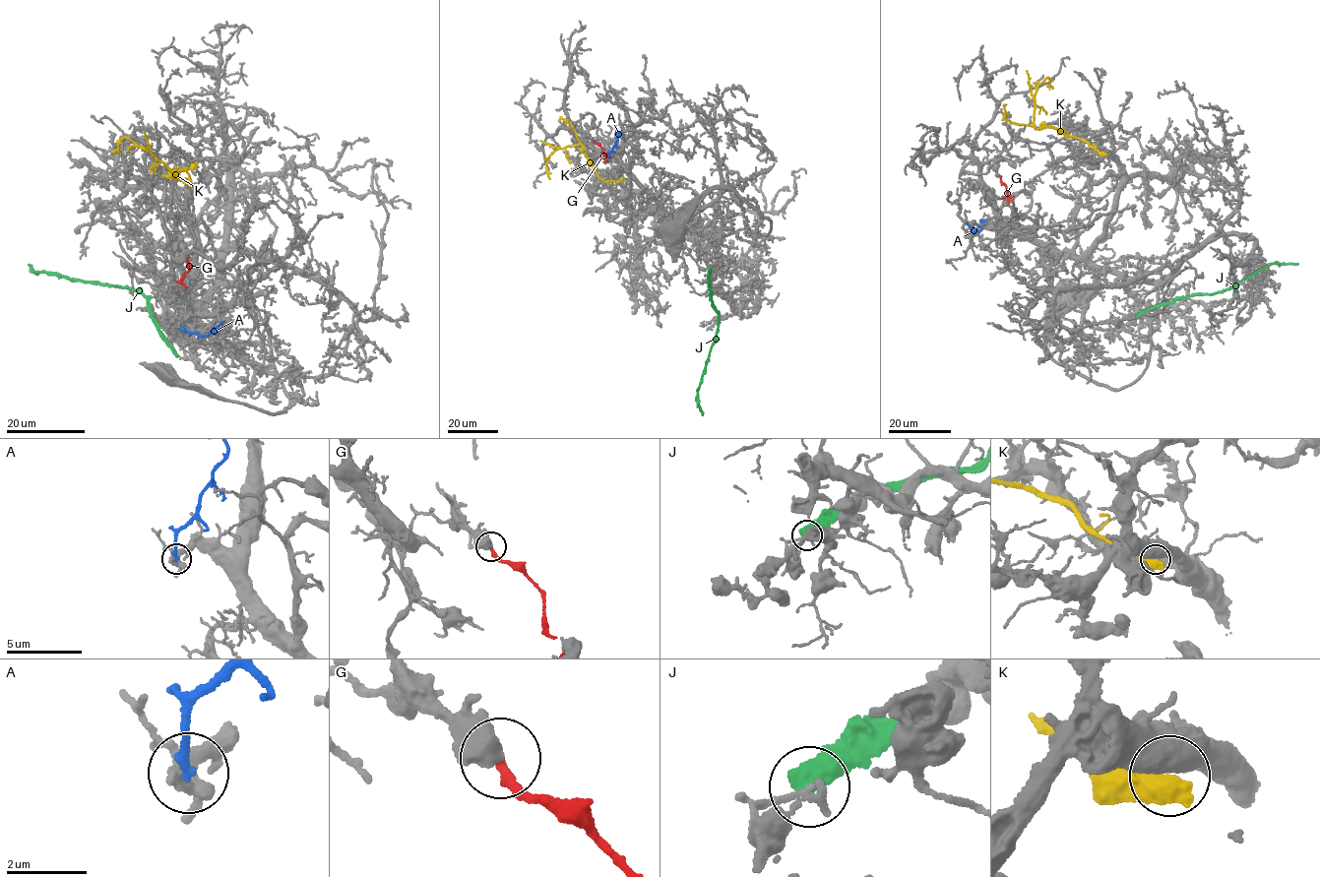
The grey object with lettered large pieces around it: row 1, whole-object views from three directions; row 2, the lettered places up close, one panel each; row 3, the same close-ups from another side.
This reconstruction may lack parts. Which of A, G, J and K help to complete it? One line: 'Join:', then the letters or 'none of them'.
Join: none of them

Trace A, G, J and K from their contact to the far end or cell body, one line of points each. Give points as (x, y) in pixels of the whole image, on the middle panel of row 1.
A: (608, 156), (617, 140), (615, 122)
G: (595, 142), (601, 148), (607, 161)
J: (711, 269), (711, 300), (718, 314), (719, 326), (697, 392), (703, 414)
K: (623, 179), (602, 179), (586, 156), (583, 145), (576, 144), (560, 148), (549, 156), (546, 164), (549, 179)

